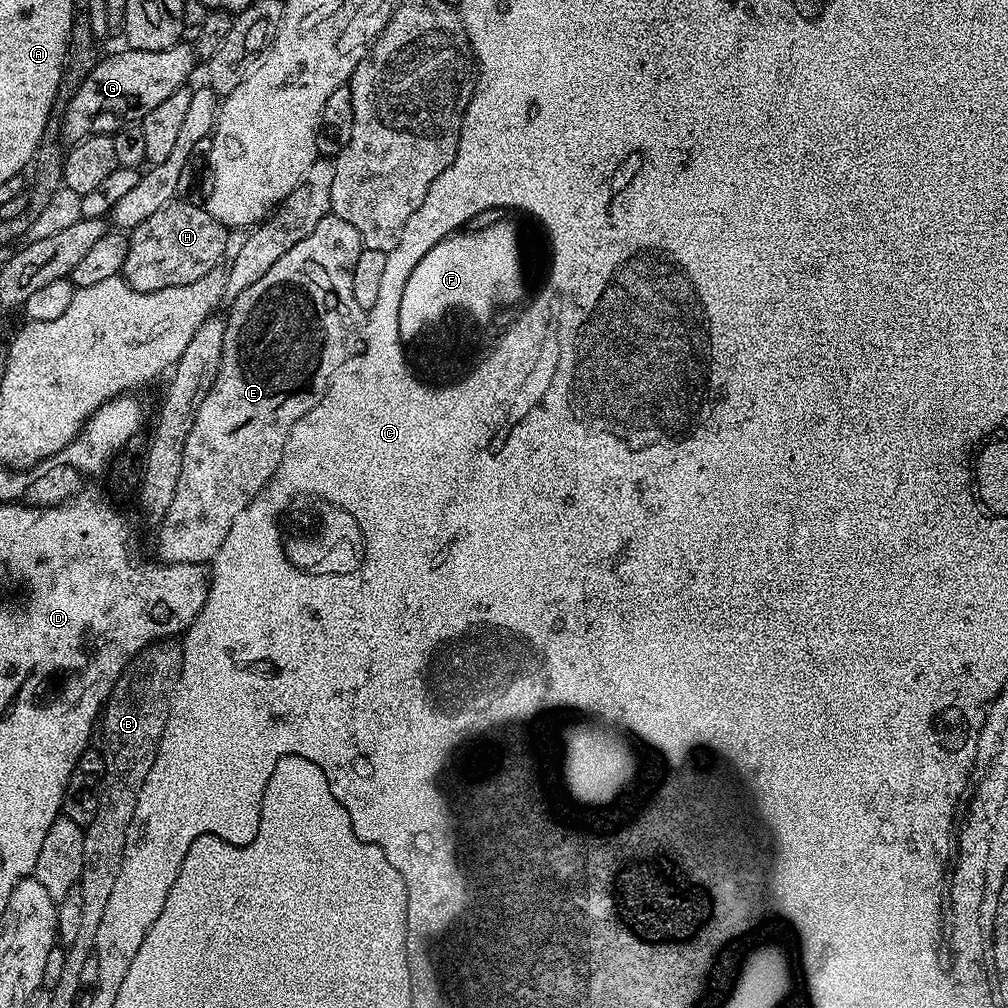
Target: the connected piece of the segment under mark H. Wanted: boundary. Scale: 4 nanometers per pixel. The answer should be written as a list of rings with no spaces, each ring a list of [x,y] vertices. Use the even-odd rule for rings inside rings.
[[[177,198],[131,229],[122,276],[134,290],[153,292],[166,290],[166,286],[186,286],[221,267],[229,229],[217,222],[207,207],[192,203],[191,199]]]

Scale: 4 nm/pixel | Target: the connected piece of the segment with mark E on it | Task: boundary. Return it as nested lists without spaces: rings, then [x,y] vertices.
[[[329,214],[326,218],[322,218],[322,222],[318,222],[318,226],[314,230],[314,234],[310,234],[310,238],[302,238],[302,242],[298,242],[298,246],[294,246],[286,254],[282,254],[282,258],[278,258],[278,262],[274,262],[274,266],[270,266],[270,270],[266,270],[266,274],[262,274],[262,278],[258,278],[258,282],[254,282],[254,286],[242,290],[242,294],[238,294],[236,299],[231,301],[232,313],[226,316],[224,326],[222,366],[218,370],[218,378],[214,382],[214,386],[210,386],[210,394],[206,394],[206,402],[202,402],[202,406],[198,406],[198,418],[194,418],[190,438],[186,438],[186,450],[182,450],[182,474],[178,474],[178,490],[174,494],[174,502],[170,502],[170,510],[166,510],[164,519],[158,524],[160,533],[156,536],[156,552],[160,555],[157,557],[163,563],[207,565],[216,559],[222,542],[226,542],[226,534],[230,534],[230,526],[234,526],[234,518],[238,518],[238,514],[242,514],[242,510],[246,510],[248,503],[260,493],[260,489],[272,479],[273,474],[278,470],[290,430],[303,416],[310,414],[310,410],[314,410],[314,406],[318,406],[320,399],[329,395],[332,379],[337,372],[347,365],[344,363],[352,355],[353,359],[361,351],[365,341],[366,309],[358,306],[358,301],[354,298],[354,262],[358,262],[361,247],[358,230],[354,230],[354,226],[350,226],[350,222]]]

